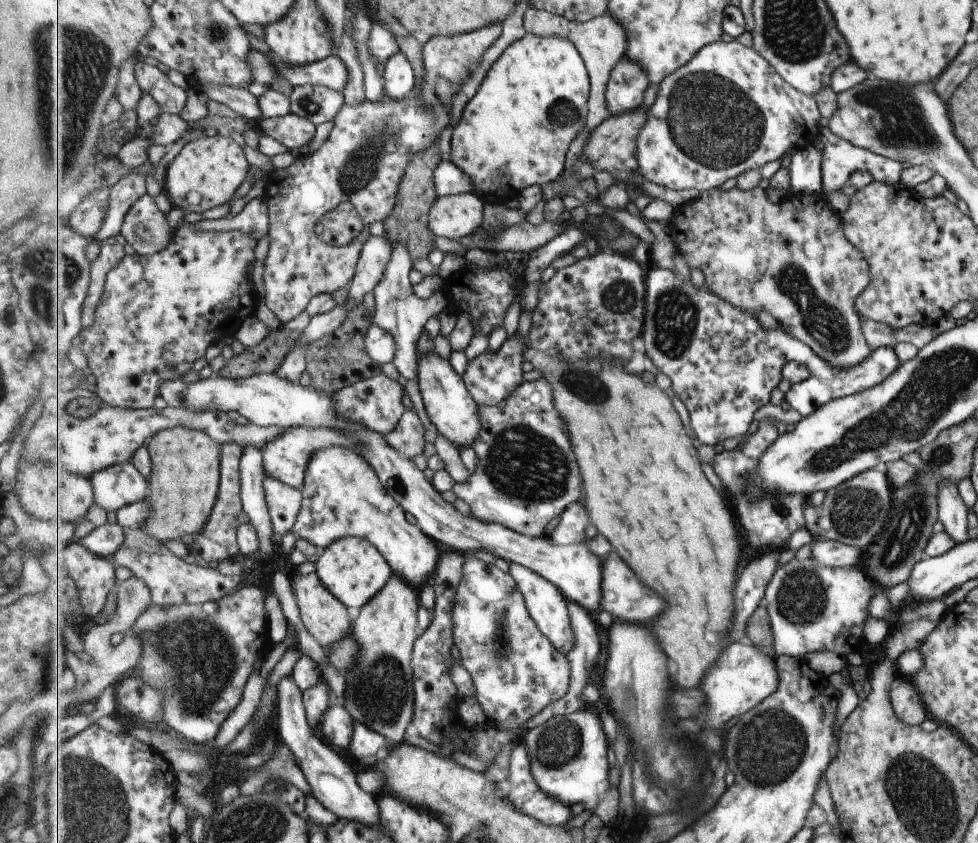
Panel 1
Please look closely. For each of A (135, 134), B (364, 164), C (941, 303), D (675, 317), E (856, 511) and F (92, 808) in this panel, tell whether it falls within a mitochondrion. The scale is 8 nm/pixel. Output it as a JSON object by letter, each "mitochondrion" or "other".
{"A":"other","B":"mitochondrion","C":"other","D":"mitochondrion","E":"mitochondrion","F":"mitochondrion"}

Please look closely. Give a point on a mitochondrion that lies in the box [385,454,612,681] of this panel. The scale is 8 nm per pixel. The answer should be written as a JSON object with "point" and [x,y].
{"point":[500,643]}

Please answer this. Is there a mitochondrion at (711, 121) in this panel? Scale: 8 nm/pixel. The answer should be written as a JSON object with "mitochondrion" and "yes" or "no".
{"mitochondrion":"yes"}

